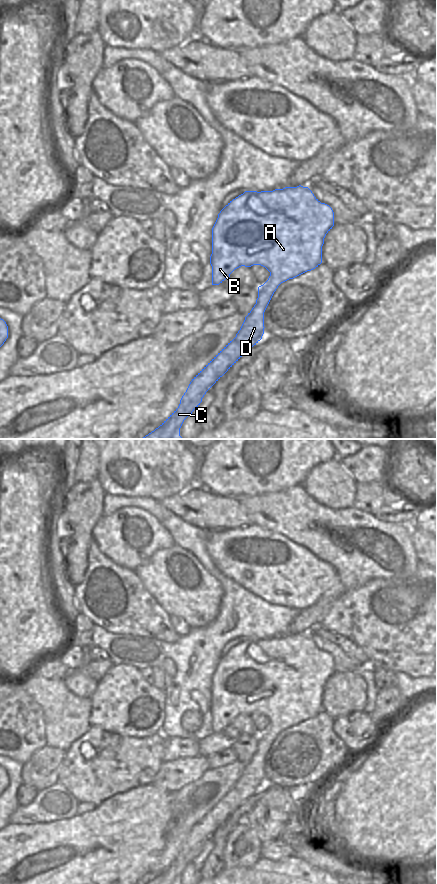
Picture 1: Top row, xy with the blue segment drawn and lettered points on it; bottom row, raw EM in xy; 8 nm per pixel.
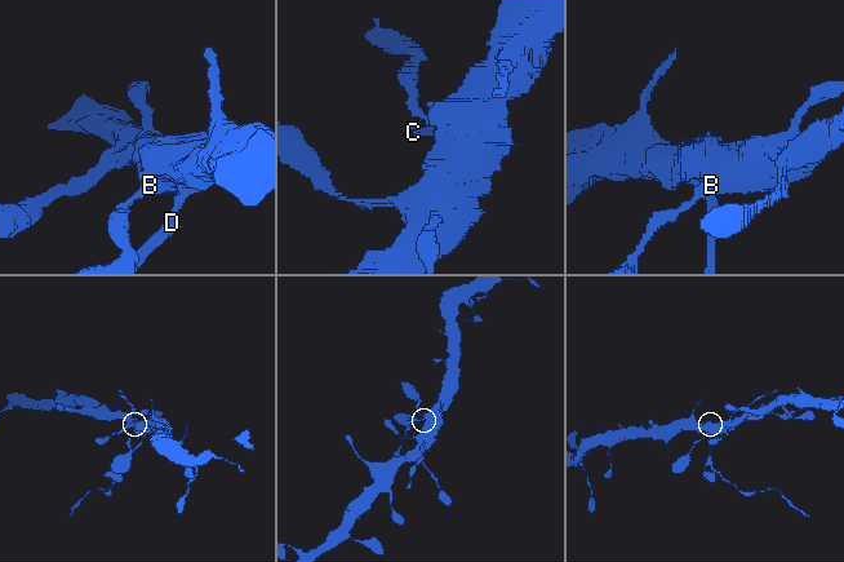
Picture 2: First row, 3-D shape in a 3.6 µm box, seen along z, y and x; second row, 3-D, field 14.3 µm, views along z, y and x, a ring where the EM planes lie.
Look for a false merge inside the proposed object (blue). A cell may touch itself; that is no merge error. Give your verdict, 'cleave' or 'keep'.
cleave

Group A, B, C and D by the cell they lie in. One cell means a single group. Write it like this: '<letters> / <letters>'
A B D / C

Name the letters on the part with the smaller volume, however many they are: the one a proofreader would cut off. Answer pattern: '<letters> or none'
C

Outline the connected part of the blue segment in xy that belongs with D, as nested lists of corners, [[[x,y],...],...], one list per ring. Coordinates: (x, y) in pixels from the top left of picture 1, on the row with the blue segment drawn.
[[[285,187],[273,191],[245,191],[230,201],[218,214],[212,228],[212,285],[219,285],[230,274],[241,266],[251,267],[261,265],[265,267],[270,276],[268,280],[258,287],[258,298],[252,310],[236,334],[236,340],[243,343],[248,349],[256,345],[264,334],[264,312],[278,286],[307,271],[311,271],[322,263],[322,246],[326,234],[334,226],[334,212],[332,208],[321,203],[308,187]]]

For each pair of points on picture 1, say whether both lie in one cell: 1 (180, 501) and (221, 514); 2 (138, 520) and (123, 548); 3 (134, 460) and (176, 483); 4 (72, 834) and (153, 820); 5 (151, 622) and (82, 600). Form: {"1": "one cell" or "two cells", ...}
{"1": "one cell", "2": "one cell", "3": "one cell", "4": "one cell", "5": "one cell"}

